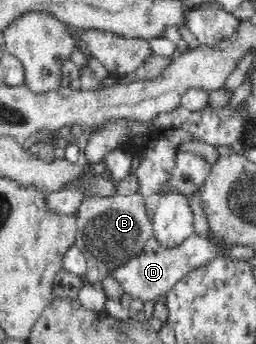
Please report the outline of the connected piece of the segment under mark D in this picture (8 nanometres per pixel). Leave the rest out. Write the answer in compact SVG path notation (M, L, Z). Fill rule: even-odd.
M195 232L195 234L192 234L192 236L182 242L182 246L176 246L172 250L159 246L153 237L145 244L143 252L136 258L128 261L126 266L120 266L114 272L107 273L121 284L123 290L128 292L132 299L138 298L143 303L150 300L159 301L160 296L170 292L170 289L183 276L186 276L196 268L208 264L212 260L216 260L216 258L228 257L230 248L233 247L233 244L228 240L224 240L212 232L208 232L206 235L198 235Z

